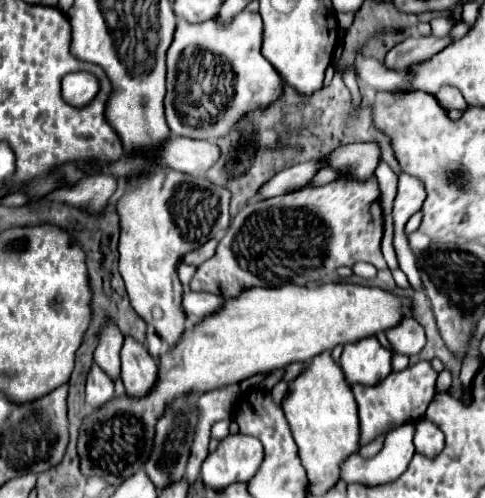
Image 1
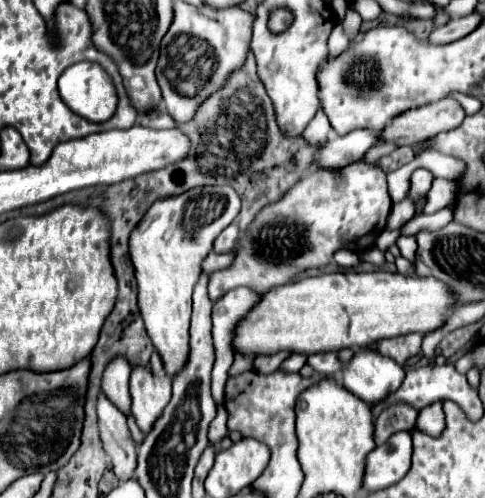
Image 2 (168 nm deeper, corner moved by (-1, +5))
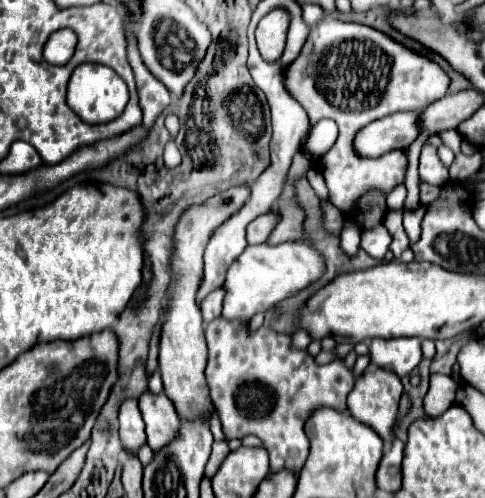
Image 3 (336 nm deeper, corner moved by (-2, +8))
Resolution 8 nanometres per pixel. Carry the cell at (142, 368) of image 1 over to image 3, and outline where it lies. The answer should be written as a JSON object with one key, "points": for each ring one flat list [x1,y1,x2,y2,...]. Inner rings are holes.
{"points":[[145,390,139,396,139,410,145,422,147,444,155,448,163,448,177,436,179,430,179,416,175,412,175,404,169,400,165,392,153,394]]}

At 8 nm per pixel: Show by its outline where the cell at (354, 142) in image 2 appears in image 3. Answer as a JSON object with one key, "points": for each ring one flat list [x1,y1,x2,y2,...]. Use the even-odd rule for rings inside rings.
{"points":[[397,112,371,122,355,134,355,152,365,158,379,158,391,150,407,150,419,136,417,118,419,112]]}

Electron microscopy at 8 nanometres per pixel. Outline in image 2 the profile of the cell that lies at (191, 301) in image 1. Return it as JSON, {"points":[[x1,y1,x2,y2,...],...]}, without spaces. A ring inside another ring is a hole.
{"points":[[238,287,214,303,212,335,216,347,216,363,212,369,212,399,218,407,224,405,224,385,228,381,228,371,234,359,234,327,238,327,240,319,244,319,248,311,260,303,260,299,262,295,250,291,250,287]]}

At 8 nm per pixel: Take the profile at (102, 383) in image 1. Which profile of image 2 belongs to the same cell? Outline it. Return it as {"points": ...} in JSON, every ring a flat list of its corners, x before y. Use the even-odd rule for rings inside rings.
{"points":[[104,393,98,395,98,425,104,449,112,459,116,477,132,479,136,469,136,445,130,437,126,417,106,399]]}

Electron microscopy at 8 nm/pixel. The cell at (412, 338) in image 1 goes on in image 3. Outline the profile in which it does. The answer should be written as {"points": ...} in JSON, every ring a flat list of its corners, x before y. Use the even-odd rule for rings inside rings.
{"points":[[373,338,371,360,375,366,391,368,397,376,409,374,421,362,419,338]]}

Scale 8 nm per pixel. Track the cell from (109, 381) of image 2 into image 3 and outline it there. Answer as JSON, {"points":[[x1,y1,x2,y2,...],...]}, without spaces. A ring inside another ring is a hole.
{"points":[[125,398,119,406,119,436,123,446,133,452,145,444,145,424,137,408,137,398]]}

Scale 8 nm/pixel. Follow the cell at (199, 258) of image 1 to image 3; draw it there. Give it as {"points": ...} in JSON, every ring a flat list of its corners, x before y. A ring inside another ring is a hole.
{"points":[[263,214,263,216,255,218,247,226,247,244,263,244,277,222,279,222,277,214]]}

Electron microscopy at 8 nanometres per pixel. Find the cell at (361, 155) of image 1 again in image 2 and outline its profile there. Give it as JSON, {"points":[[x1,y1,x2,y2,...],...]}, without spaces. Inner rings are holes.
{"points":[[444,97,430,105,410,109,404,115,398,115,390,127,382,129,384,141,406,143,410,147,458,127,464,121,466,113,454,97]]}

